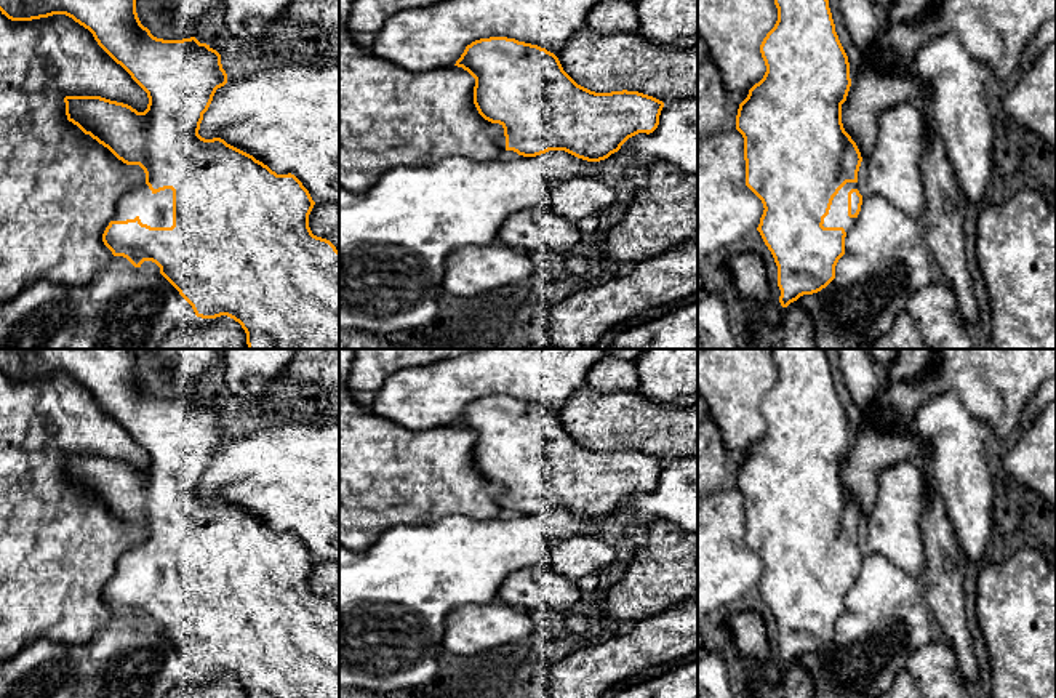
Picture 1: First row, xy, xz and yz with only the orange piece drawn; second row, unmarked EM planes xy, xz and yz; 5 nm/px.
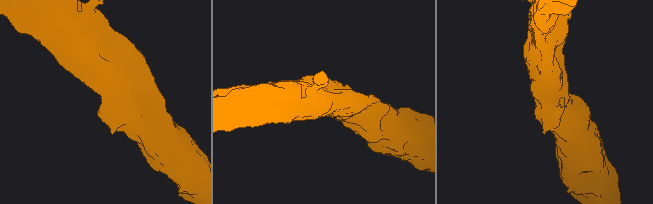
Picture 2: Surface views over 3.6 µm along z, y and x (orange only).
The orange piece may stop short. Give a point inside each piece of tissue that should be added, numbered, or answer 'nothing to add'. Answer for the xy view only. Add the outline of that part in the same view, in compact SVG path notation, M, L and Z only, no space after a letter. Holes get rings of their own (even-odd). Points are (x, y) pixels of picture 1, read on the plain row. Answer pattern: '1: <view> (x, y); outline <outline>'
1: xy (156, 569); outline M144 541L136 552L128 552L120 559L114 580L139 576L150 586L173 584L173 549L165 548L154 552Z

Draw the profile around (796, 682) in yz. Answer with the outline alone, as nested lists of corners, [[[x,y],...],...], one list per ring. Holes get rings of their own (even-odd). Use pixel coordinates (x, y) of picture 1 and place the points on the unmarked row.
[[[794,660],[779,674],[776,685],[763,684],[752,698],[814,698],[813,677],[798,660]]]

